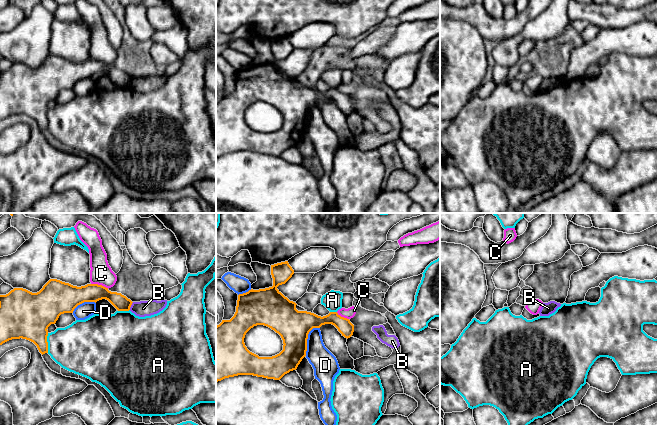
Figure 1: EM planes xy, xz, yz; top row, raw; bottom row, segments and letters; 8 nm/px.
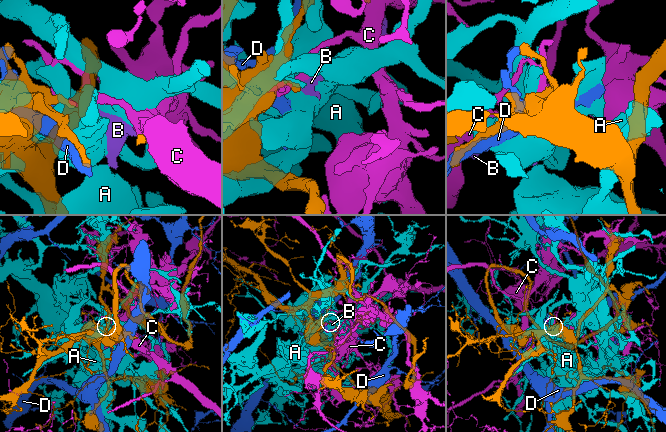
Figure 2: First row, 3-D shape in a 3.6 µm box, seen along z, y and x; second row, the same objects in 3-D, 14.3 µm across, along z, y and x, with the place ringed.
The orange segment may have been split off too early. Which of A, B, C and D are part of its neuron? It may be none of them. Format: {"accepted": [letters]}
{"accepted": []}

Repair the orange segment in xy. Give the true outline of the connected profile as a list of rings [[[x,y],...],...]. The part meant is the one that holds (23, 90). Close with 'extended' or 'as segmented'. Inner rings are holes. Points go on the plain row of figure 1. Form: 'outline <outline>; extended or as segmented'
outline [[[50,55],[43,64],[32,69],[23,64],[14,64],[6,71],[0,71],[0,121],[12,115],[26,115],[33,118],[43,131],[48,129],[48,103],[55,100],[59,92],[73,89],[84,78],[108,76],[118,87],[129,87],[132,77],[121,69],[111,68],[98,60],[77,63],[57,55]]]; as segmented

